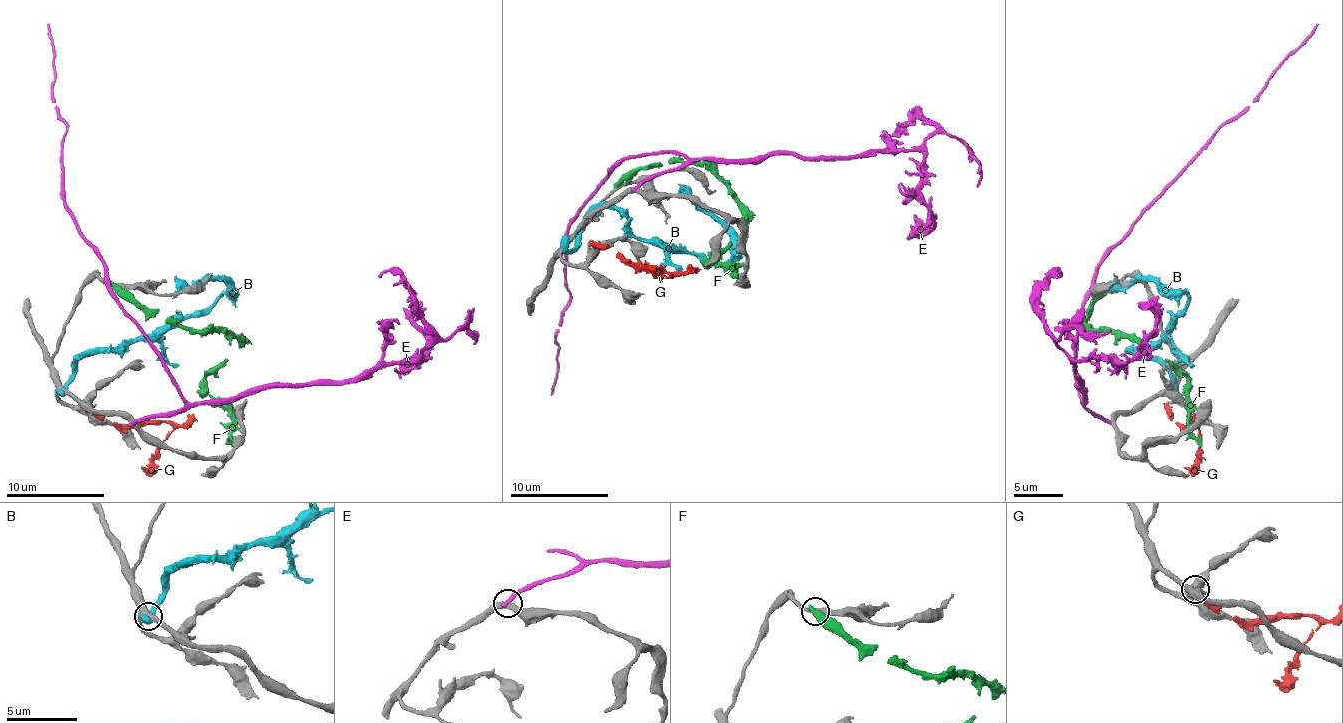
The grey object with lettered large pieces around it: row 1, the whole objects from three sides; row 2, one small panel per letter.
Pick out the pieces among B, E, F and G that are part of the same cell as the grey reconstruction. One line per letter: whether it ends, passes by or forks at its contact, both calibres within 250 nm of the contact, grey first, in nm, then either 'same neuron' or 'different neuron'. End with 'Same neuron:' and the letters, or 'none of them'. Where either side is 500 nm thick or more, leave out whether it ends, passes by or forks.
B: 340 nm thick on the grey side, 750 nm on the other; different neuron
E: it ends there; 360 nm thick on the grey side, 360 nm on the other; different neuron
F: 280 nm thick on the grey side, 500 nm on the other; different neuron
G: it ends there; 320 nm thick on the grey side, 320 nm on the other; different neuron
Same neuron: none of them

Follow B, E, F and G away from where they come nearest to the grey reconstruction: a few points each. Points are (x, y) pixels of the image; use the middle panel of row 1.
B: (565, 246), (602, 207), (614, 207), (642, 239), (723, 263), (726, 229), (679, 184)
E: (637, 189), (689, 160), (644, 152), (617, 165), (580, 207), (568, 229), (570, 301), (550, 394)
F: (617, 184), (642, 167), (679, 162), (703, 165), (738, 204), (743, 224), (708, 263), (733, 263), (738, 278)
G: (590, 244), (602, 244), (624, 259), (676, 276), (659, 276), (644, 261)

